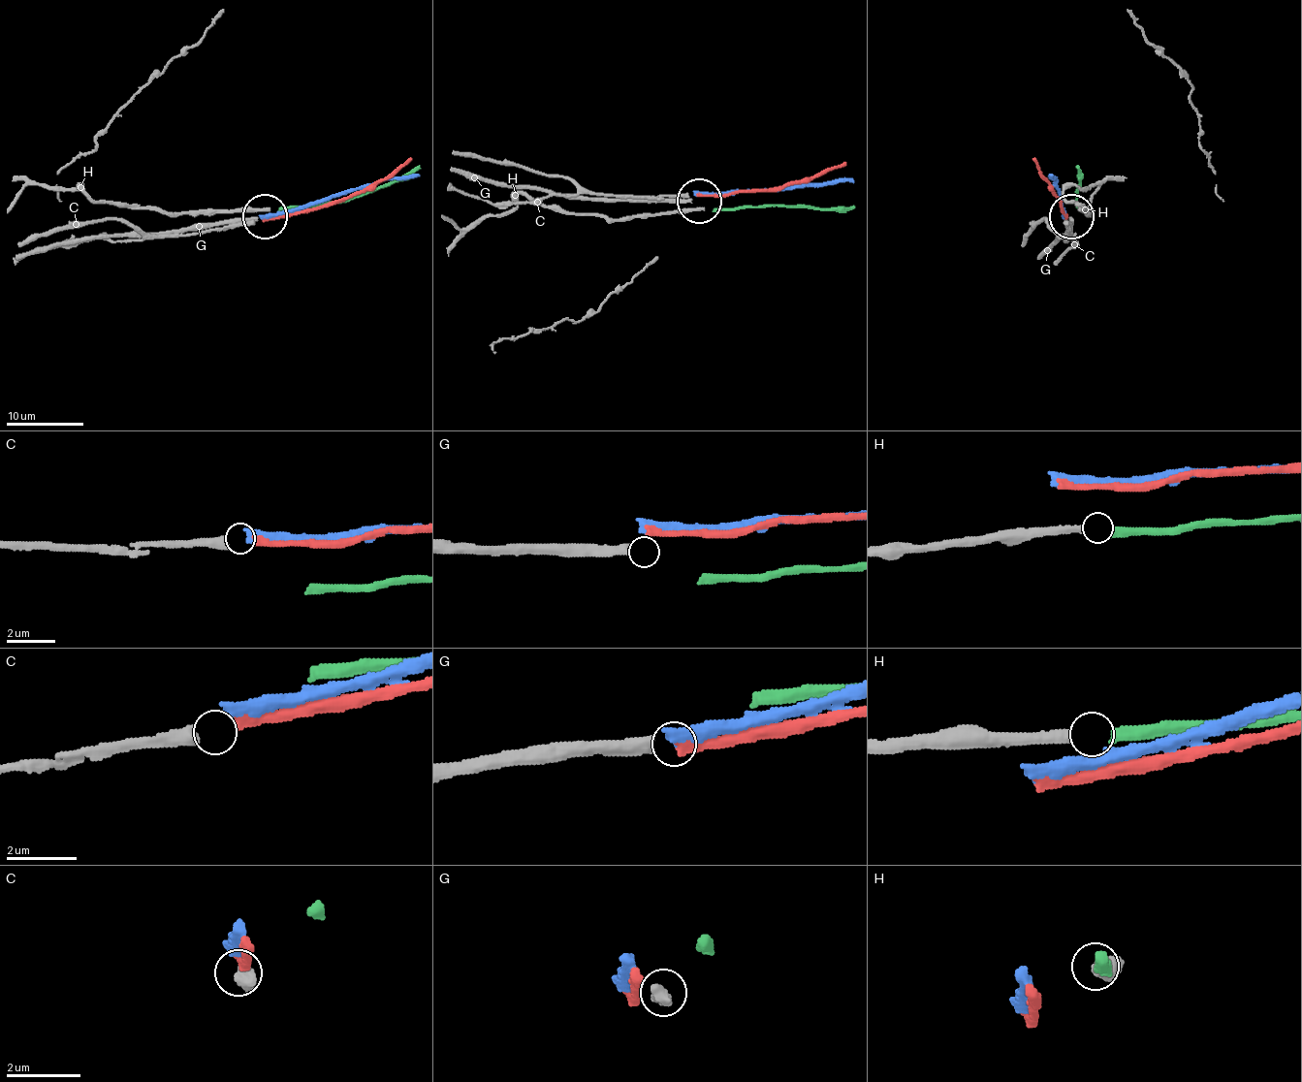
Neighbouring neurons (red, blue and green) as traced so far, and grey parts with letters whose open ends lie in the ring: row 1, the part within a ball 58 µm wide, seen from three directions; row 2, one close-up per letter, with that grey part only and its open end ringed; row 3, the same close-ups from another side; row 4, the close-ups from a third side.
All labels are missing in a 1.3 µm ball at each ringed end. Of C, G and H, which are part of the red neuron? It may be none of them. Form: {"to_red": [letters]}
{"to_red": ["C"]}

